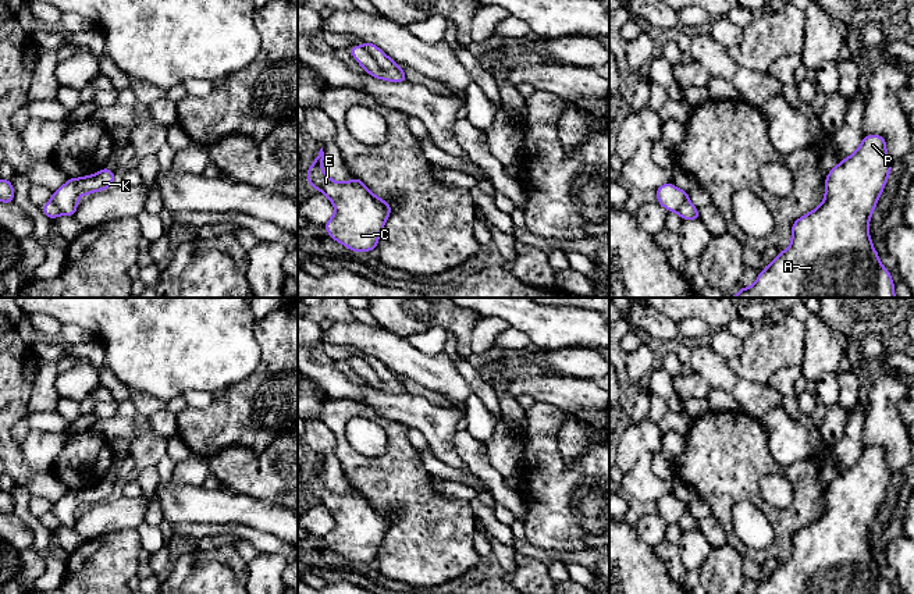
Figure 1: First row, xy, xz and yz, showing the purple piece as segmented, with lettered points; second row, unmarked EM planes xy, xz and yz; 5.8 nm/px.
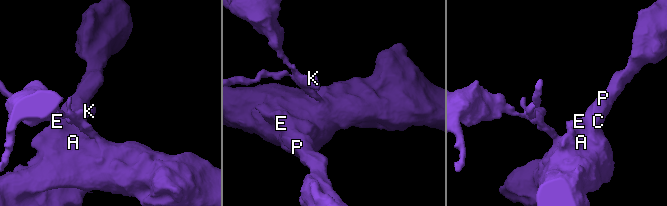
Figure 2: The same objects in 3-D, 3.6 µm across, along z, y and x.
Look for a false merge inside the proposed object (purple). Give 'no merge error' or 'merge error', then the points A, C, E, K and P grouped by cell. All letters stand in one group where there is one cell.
merge error | A C E P / K

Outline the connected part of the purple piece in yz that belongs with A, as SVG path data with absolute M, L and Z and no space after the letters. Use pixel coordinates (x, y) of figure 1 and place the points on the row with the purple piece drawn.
M881 135L864 136L860 147L826 175L822 203L793 223L790 246L760 271L751 287L740 288L733 298L896 298L892 275L879 263L868 231L872 211L893 166L886 153L886 139Z

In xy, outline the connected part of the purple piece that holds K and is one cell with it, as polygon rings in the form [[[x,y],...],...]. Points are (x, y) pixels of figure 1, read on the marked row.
[[[102,168],[93,175],[82,178],[70,178],[60,189],[51,195],[51,202],[61,210],[63,214],[74,217],[81,195],[90,195],[97,191],[104,191],[114,182],[114,171]]]

